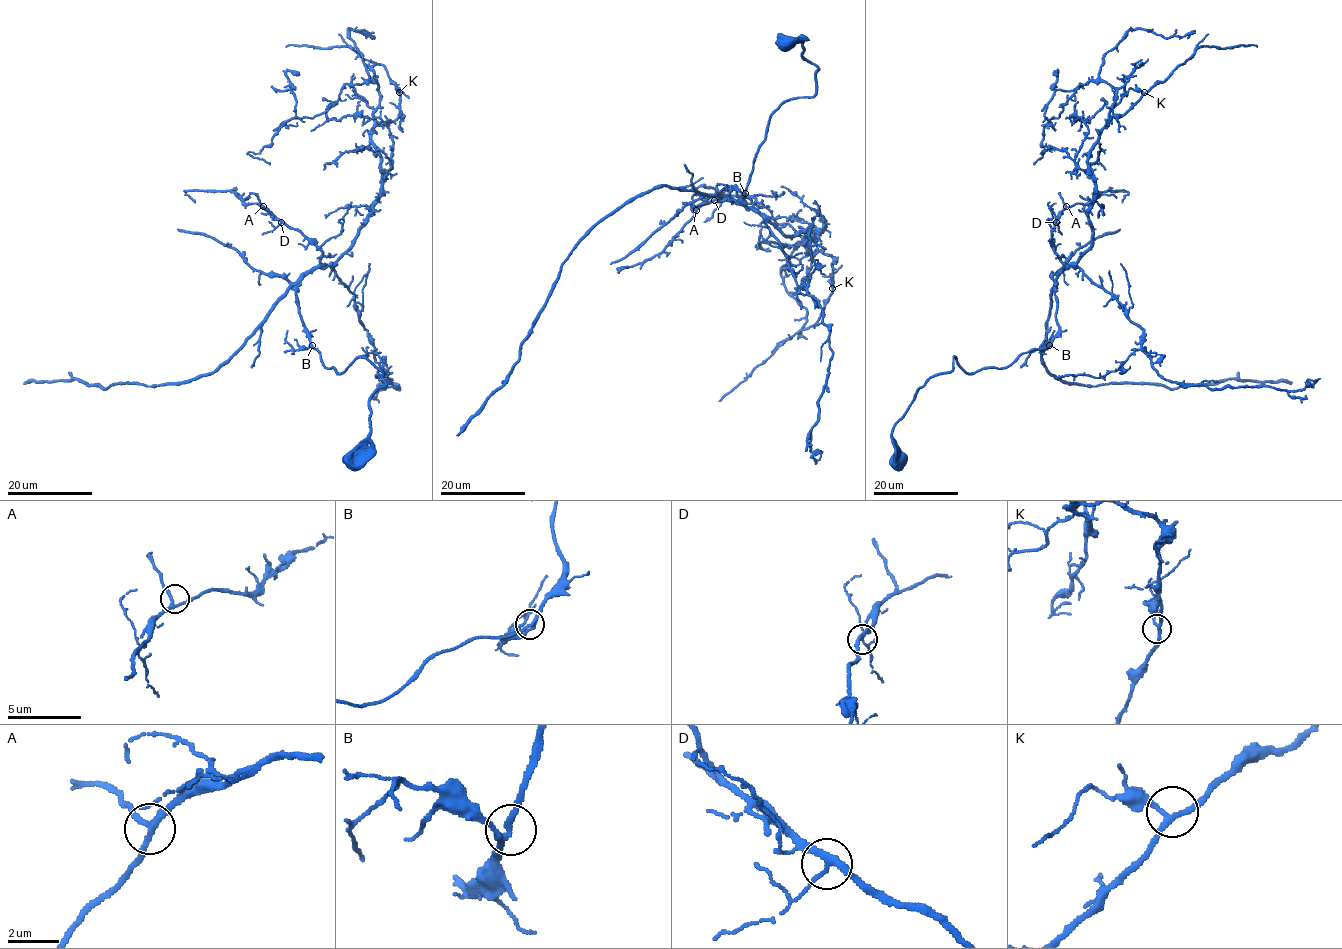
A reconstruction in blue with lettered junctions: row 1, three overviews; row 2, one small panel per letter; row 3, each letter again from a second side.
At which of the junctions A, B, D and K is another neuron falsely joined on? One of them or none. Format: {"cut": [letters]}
{"cut": []}

